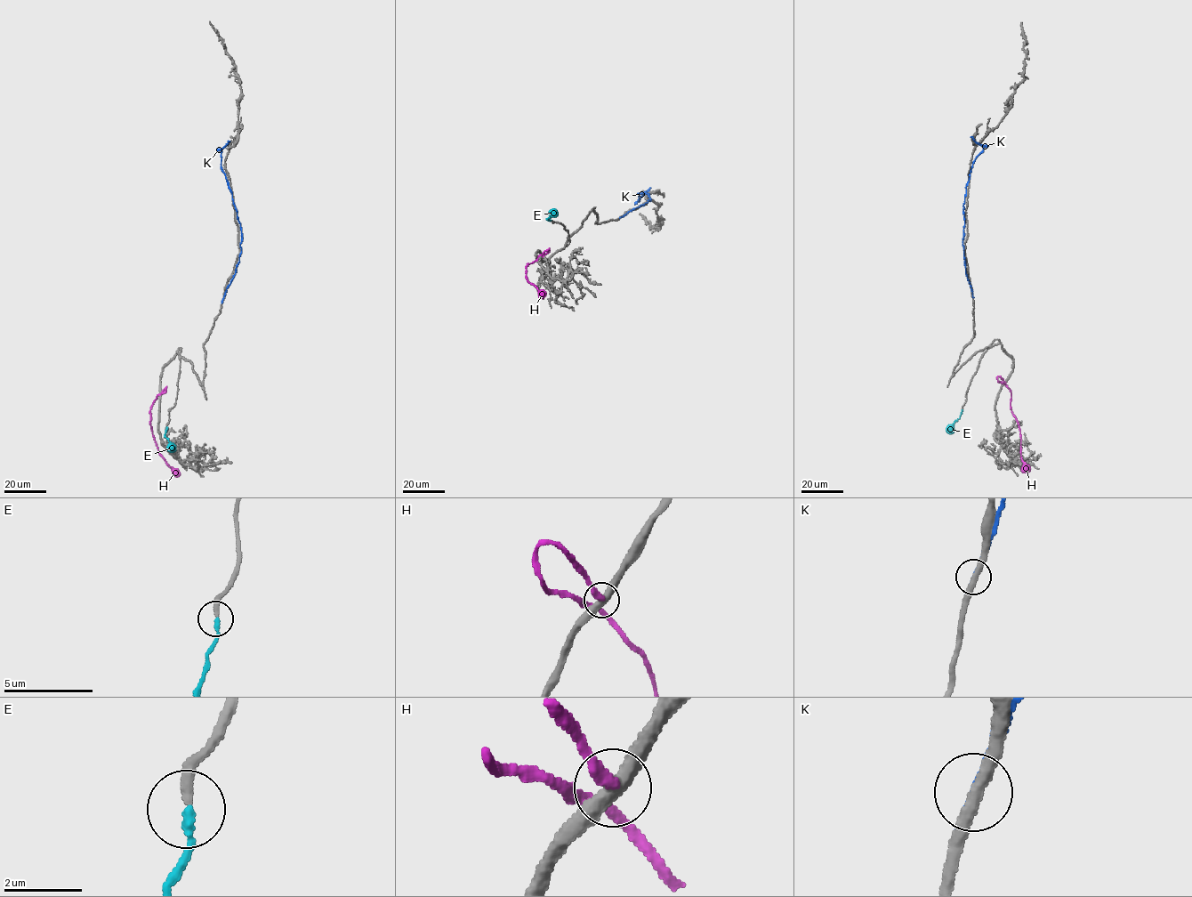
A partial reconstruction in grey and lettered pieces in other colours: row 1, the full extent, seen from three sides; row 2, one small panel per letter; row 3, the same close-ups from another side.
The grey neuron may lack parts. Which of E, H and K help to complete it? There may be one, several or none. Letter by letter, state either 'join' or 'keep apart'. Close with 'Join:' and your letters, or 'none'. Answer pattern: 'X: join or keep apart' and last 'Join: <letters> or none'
E: join
H: keep apart
K: keep apart
Join: E

